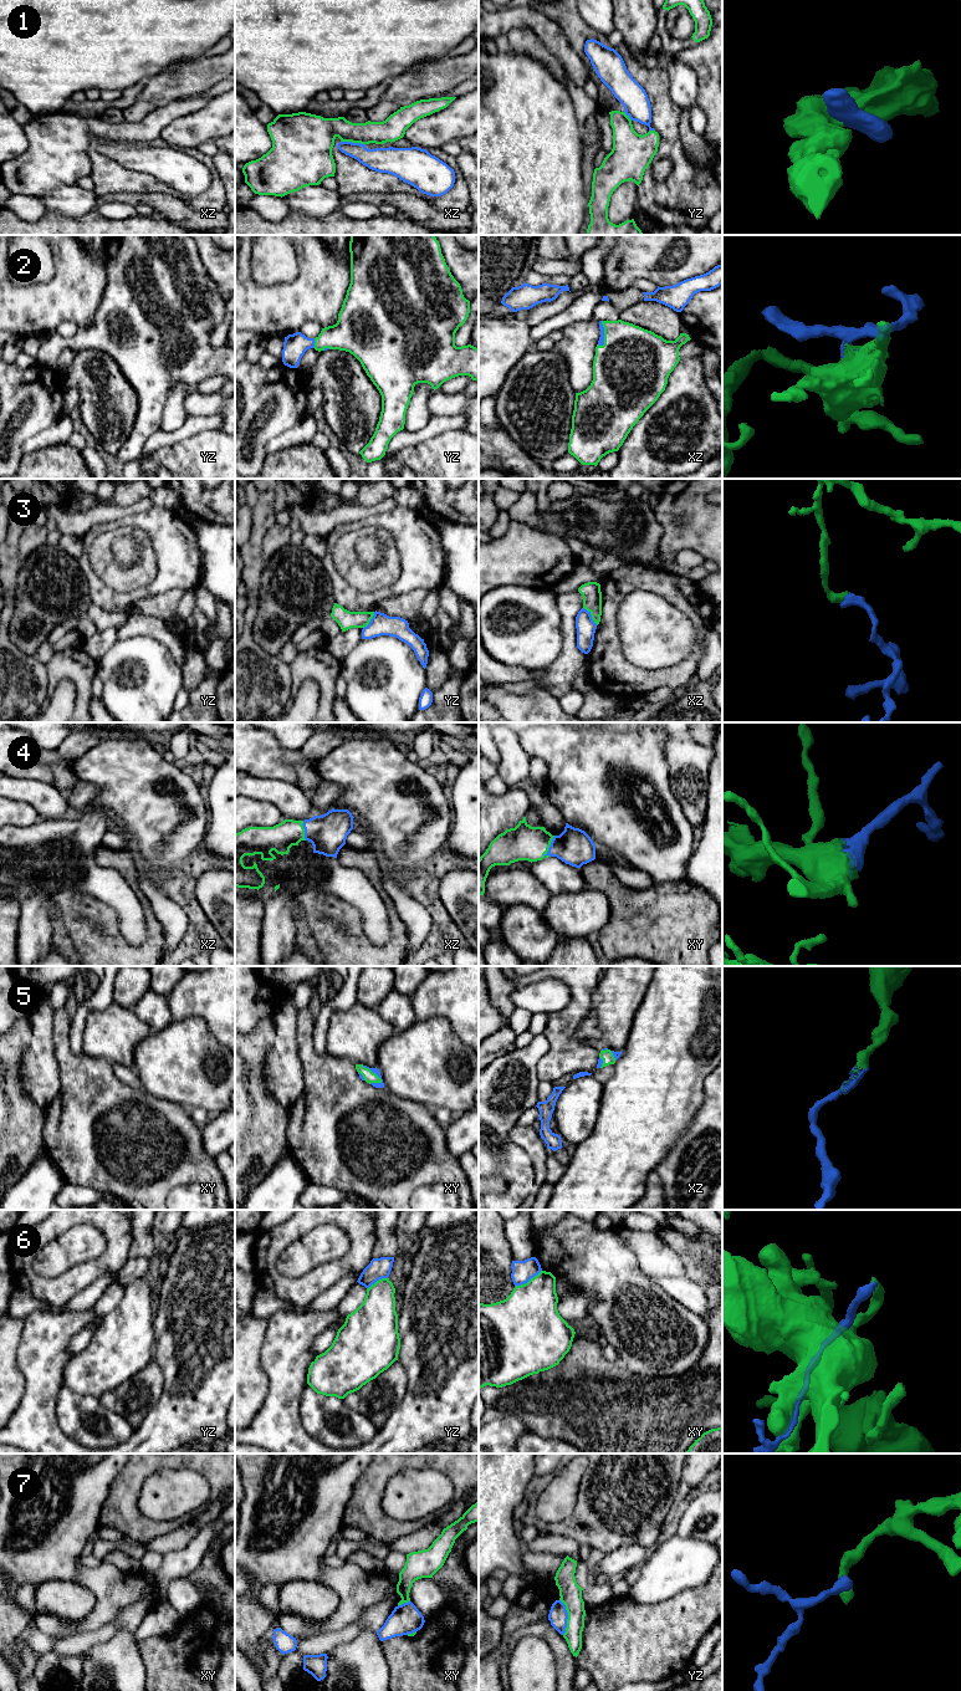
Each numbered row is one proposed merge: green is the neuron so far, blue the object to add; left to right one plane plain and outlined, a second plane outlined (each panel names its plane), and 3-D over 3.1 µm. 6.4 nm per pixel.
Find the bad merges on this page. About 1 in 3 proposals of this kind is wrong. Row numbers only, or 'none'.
3, 7

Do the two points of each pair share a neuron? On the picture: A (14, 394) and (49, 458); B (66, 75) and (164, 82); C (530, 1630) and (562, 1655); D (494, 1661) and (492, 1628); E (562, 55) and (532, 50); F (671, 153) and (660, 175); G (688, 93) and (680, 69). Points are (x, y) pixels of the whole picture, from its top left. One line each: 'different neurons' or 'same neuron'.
A: different neurons
B: different neurons
C: same neuron
D: different neurons
E: different neurons
F: different neurons
G: same neuron

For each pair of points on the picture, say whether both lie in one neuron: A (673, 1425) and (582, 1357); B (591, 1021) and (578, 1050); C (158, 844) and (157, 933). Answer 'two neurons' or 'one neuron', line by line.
A: one neuron
B: two neurons
C: two neurons

